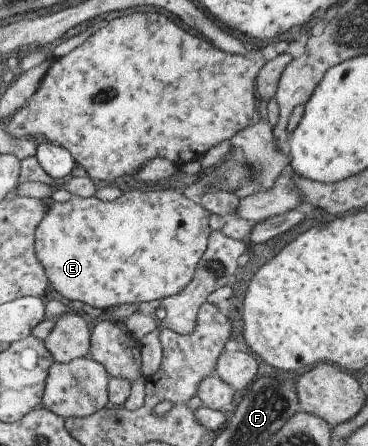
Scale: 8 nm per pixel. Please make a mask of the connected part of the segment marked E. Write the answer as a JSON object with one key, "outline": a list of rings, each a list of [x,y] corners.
{"outline":[[[165,182],[163,187],[162,183],[161,187],[140,185],[105,203],[93,196],[73,195],[64,203],[53,201],[45,208],[43,219],[35,227],[35,255],[49,286],[63,299],[105,310],[177,295],[191,281],[209,241],[208,219],[211,213],[179,190],[167,187]]]}

